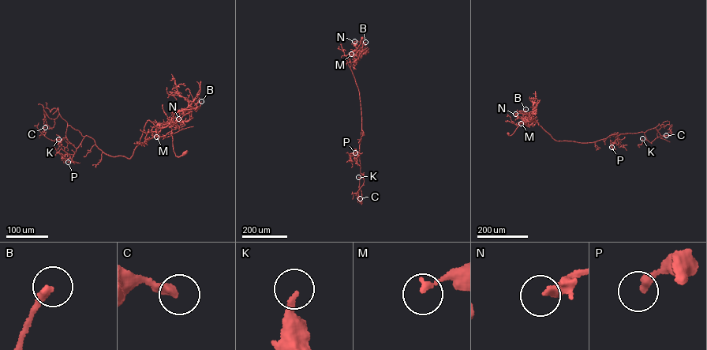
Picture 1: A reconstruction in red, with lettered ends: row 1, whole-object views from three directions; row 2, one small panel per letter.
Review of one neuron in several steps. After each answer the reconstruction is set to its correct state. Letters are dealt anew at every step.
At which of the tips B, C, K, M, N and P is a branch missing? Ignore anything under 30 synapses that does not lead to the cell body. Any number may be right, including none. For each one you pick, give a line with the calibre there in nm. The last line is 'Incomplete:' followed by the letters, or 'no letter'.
Incomplete: no letter

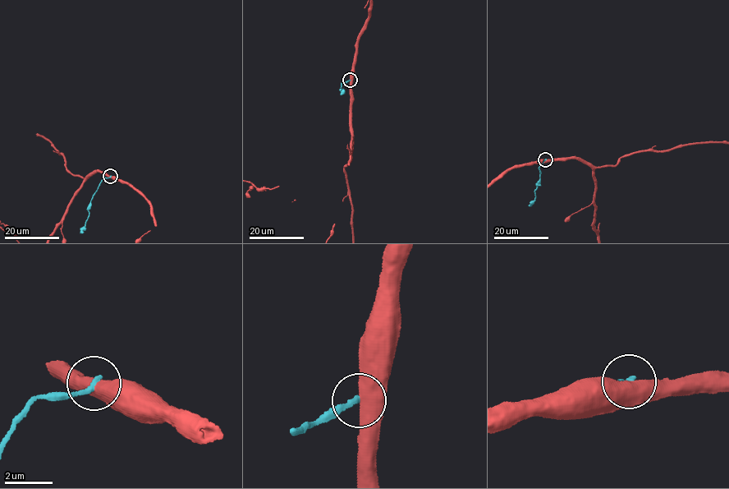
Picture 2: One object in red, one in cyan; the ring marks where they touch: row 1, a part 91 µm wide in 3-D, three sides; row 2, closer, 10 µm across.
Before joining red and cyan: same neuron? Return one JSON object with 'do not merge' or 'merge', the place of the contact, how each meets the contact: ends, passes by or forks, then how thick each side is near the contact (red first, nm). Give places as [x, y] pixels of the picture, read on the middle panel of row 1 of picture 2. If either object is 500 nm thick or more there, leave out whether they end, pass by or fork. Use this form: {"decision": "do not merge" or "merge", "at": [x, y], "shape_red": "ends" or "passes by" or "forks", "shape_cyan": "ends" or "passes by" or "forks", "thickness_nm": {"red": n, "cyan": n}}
{"decision": "do not merge", "at": [350, 80], "thickness_nm": {"red": 550, "cyan": 240}}

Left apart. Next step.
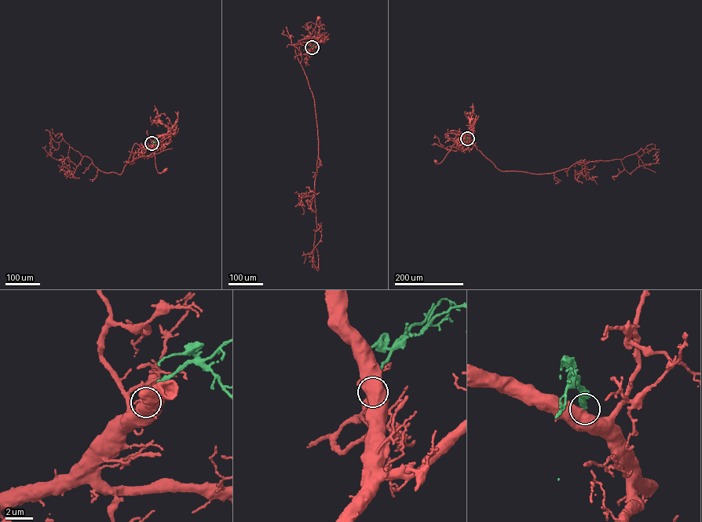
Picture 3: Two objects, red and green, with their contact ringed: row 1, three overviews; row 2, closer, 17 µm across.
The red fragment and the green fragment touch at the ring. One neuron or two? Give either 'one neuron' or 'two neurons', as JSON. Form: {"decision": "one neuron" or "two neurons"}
{"decision": "two neurons"}

